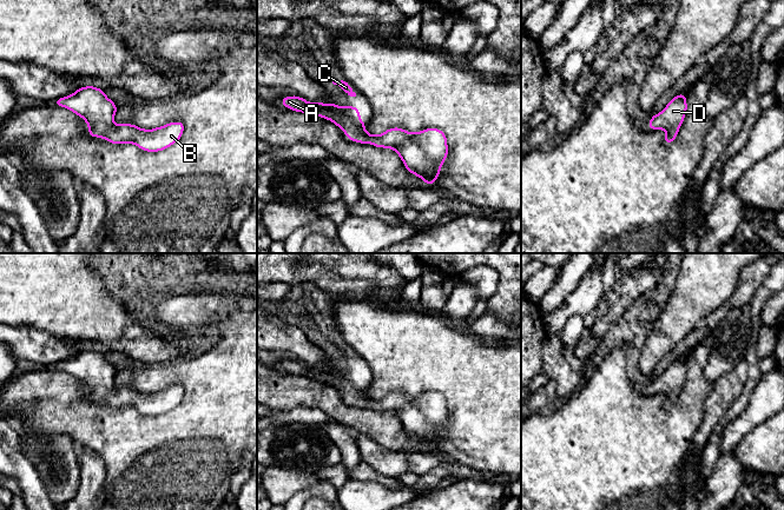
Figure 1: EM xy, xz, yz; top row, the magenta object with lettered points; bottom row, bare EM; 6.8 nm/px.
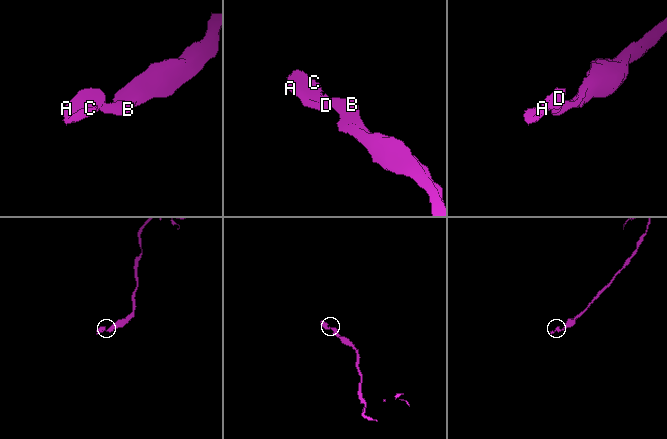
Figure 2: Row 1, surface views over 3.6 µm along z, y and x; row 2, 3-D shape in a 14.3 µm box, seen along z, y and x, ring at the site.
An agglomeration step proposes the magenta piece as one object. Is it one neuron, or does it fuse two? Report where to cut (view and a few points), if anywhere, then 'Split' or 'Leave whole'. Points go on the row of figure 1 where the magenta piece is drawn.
No split. Leave whole

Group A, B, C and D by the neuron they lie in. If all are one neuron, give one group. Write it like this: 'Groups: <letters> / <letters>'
Groups: A B C D

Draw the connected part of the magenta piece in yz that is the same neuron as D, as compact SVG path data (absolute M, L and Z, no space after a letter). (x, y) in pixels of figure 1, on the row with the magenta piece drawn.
M677 94L668 101L661 112L652 115L648 121L648 130L664 130L667 133L664 138L664 143L671 144L678 135L678 131L681 127L686 115L686 111L686 94Z

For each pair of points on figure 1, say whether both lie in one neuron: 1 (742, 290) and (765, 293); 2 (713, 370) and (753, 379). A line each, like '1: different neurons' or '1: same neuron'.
1: different neurons
2: different neurons

